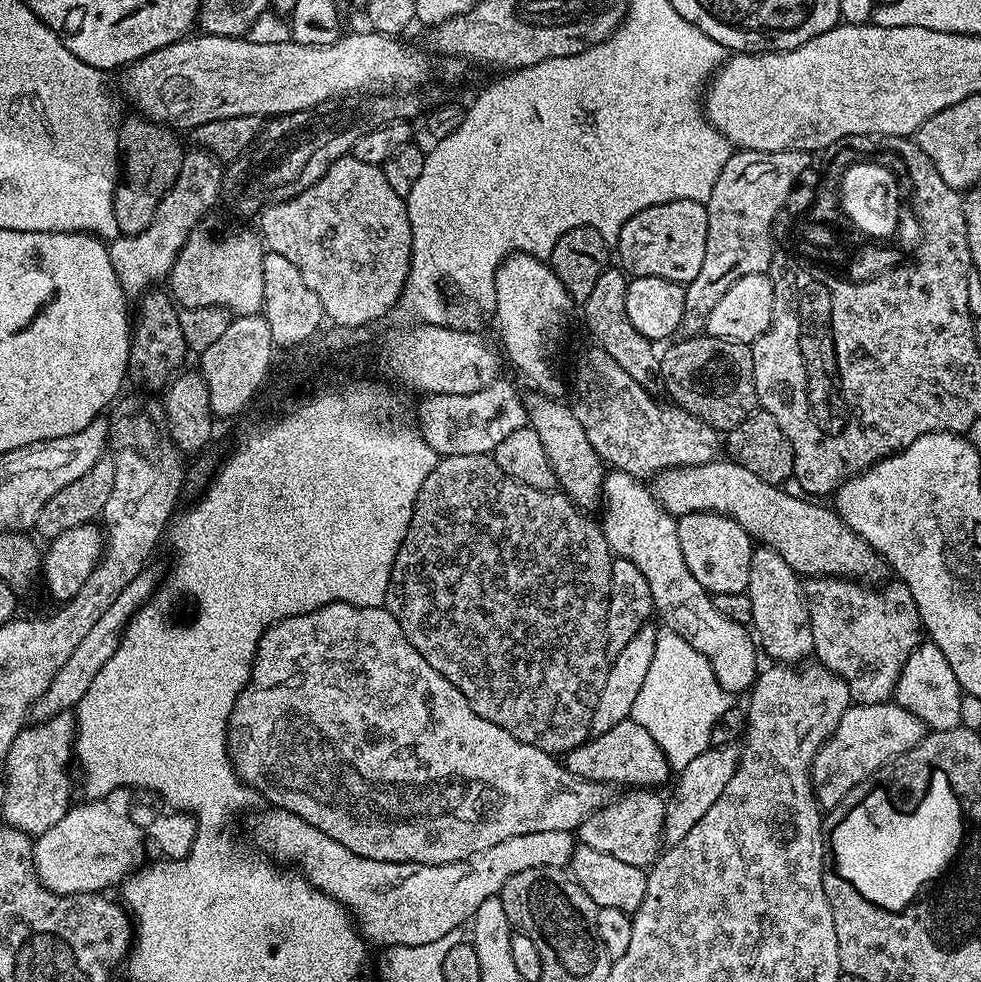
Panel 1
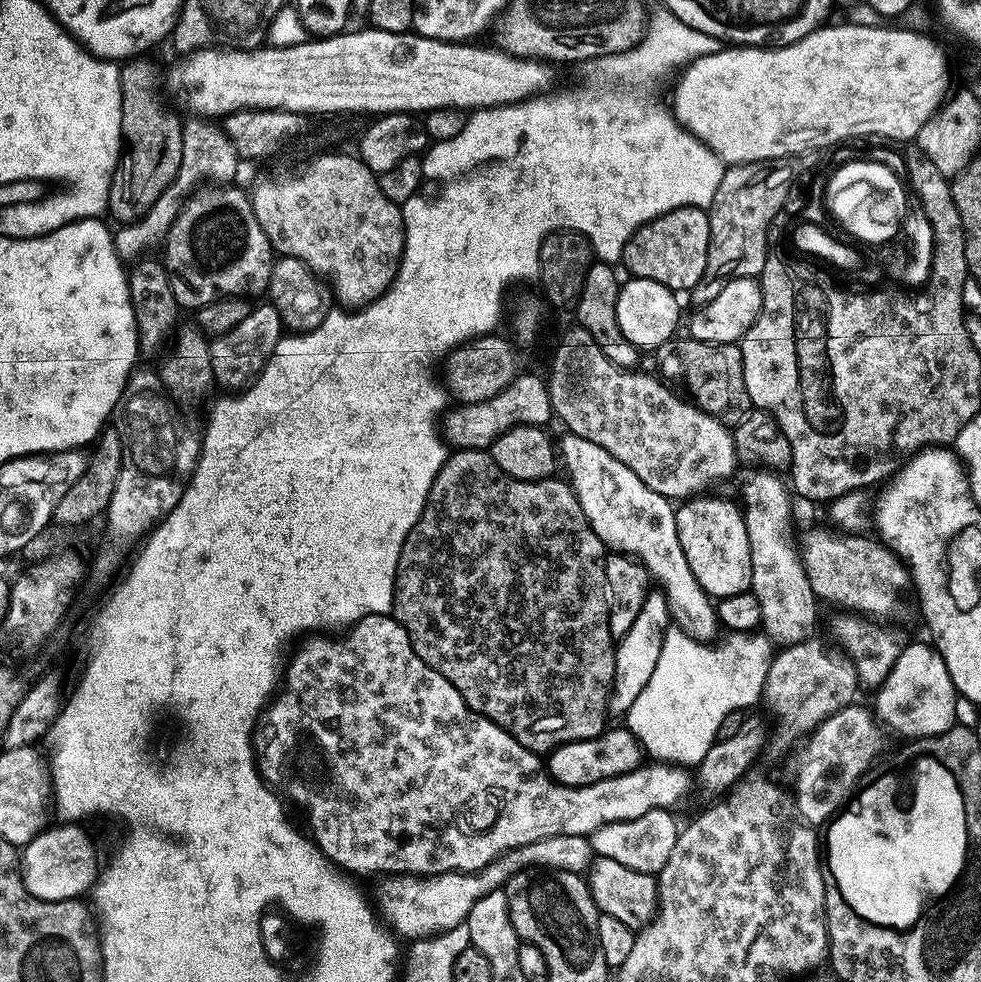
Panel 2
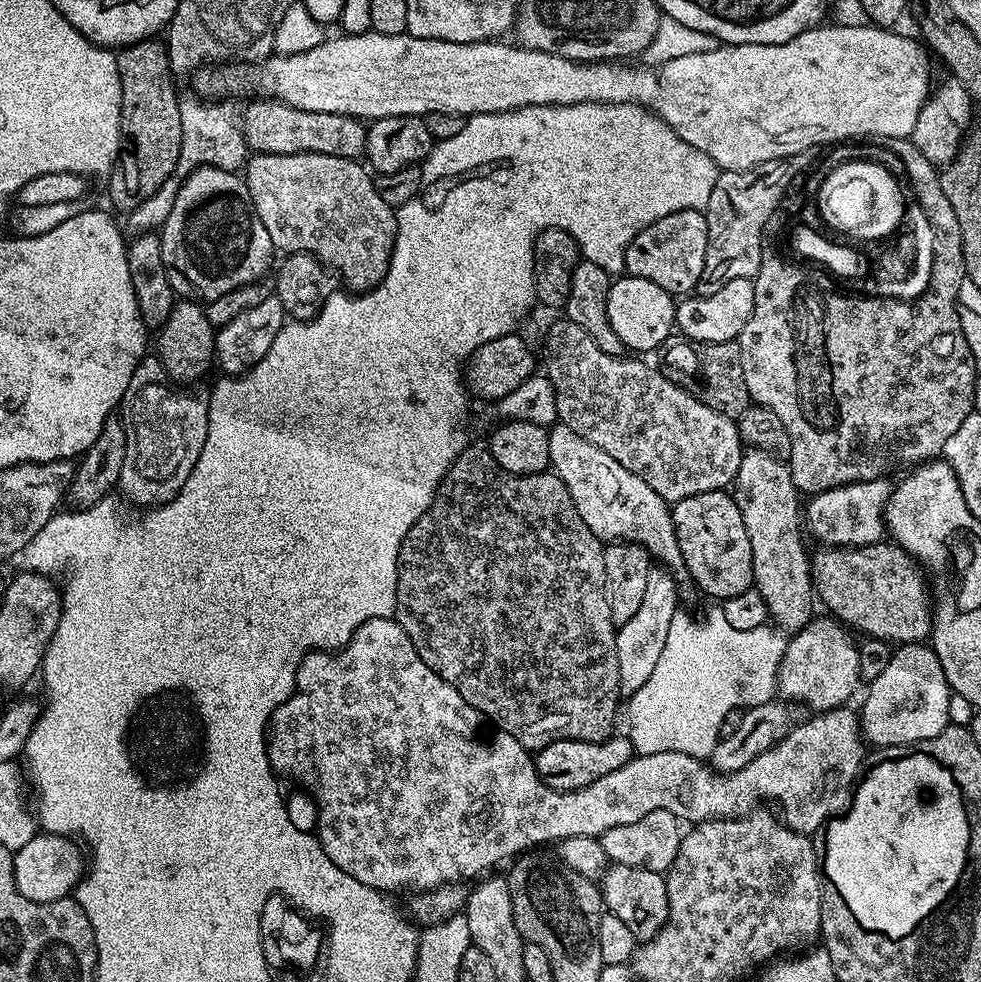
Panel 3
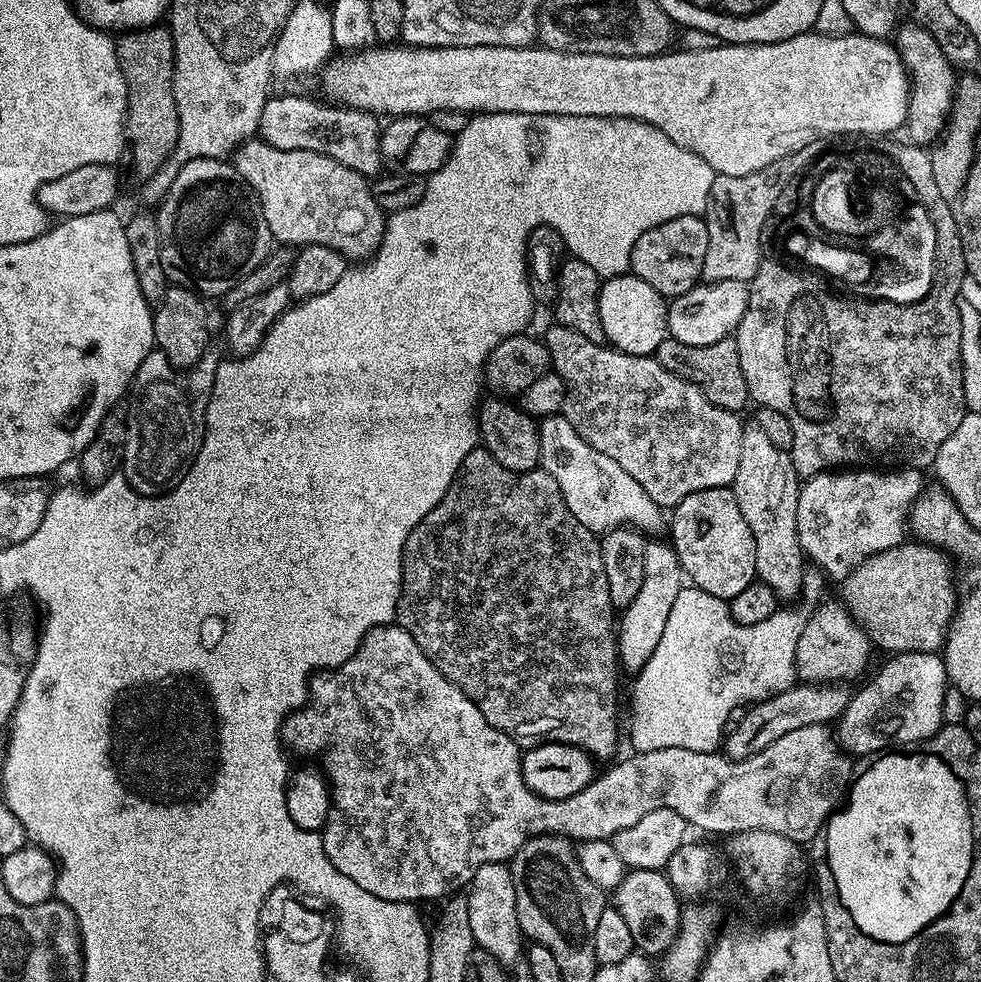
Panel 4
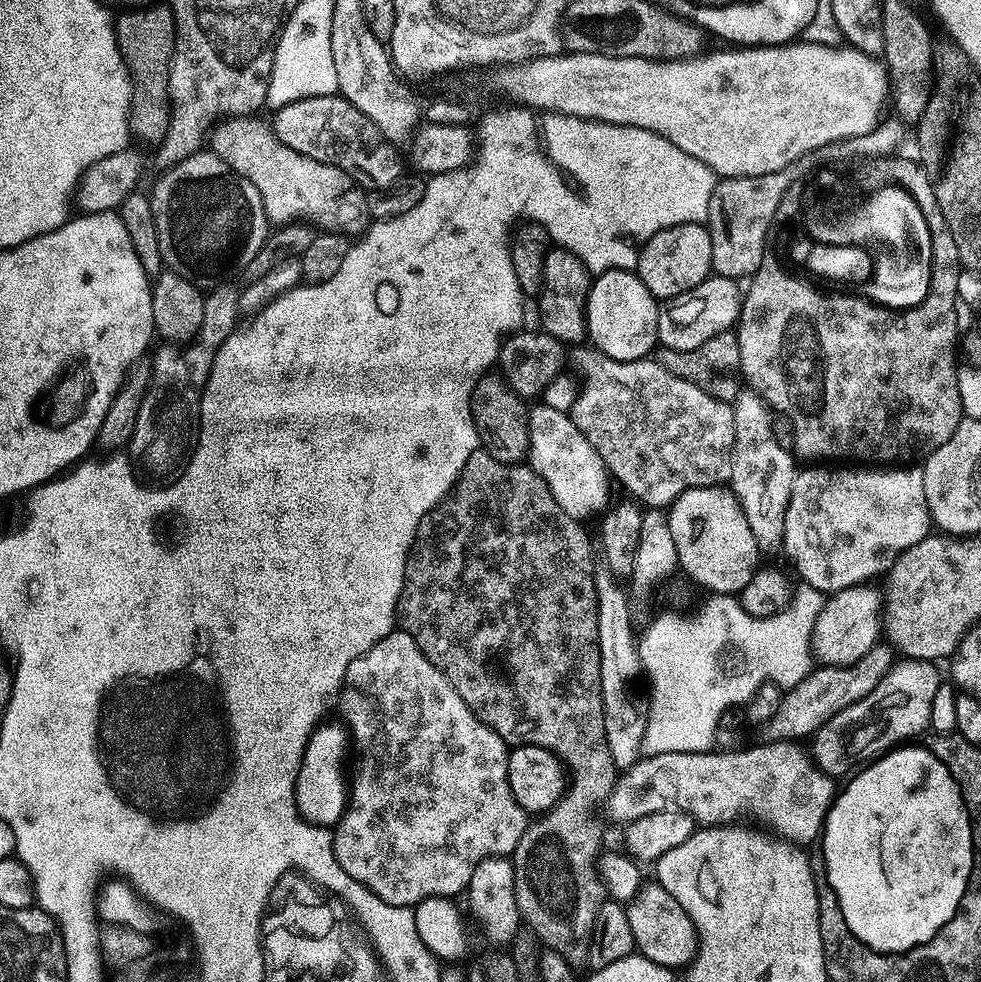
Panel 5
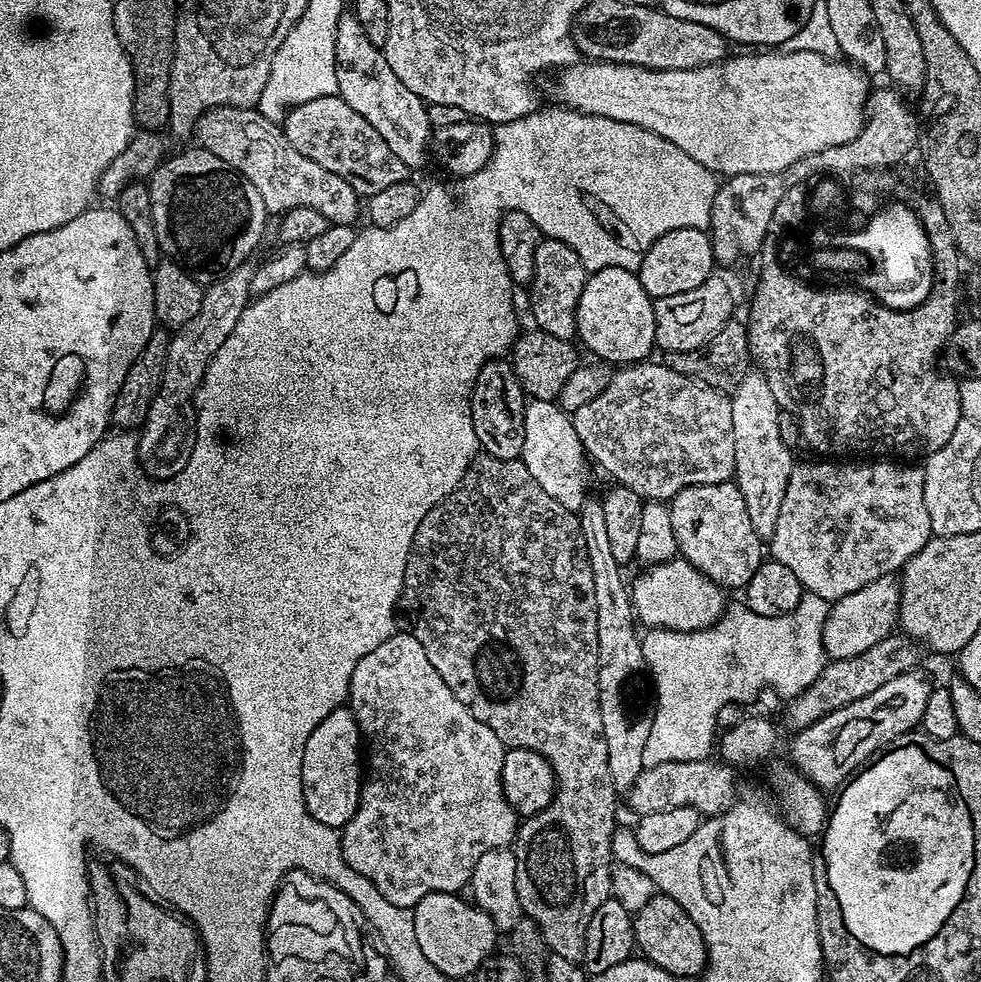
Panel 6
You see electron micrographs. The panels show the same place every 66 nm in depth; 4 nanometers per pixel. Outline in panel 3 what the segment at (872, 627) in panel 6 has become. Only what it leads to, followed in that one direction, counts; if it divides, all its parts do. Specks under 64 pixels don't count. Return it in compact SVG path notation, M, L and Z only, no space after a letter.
M817 615L808 621L808 625L801 628L789 639L786 650L782 656L780 669L776 675L776 686L779 695L785 701L795 702L797 705L805 704L808 708L813 708L813 713L829 712L831 708L838 708L849 703L848 699L856 692L856 687L862 684L860 674L860 649L848 637L849 629L841 621L831 615Z

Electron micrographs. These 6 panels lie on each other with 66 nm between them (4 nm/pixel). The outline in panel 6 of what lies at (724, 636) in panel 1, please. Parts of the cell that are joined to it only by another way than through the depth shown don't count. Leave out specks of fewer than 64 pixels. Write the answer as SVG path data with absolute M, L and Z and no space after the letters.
M529 399L524 405L524 441L522 454L526 470L534 477L534 482L554 498L554 502L562 502L566 510L579 513L585 500L589 499L588 464L590 457L585 452L578 434L574 430L569 413L553 400Z

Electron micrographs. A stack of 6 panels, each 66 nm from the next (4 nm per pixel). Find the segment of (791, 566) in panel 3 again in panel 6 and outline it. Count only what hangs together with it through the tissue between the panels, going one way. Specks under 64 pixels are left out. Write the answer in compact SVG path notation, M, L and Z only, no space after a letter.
M749 371L730 396L734 418L734 482L740 487L746 502L746 514L750 514L750 526L761 538L770 538L774 526L778 526L778 510L782 510L782 498L786 495L786 482L794 467L793 449L782 442L778 418L782 409L772 394L766 378L759 371Z

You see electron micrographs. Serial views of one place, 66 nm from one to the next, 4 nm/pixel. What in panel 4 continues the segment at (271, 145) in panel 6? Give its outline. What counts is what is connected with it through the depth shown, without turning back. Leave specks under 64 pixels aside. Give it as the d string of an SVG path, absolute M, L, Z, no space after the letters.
M259 138L244 141L234 153L234 167L239 176L252 188L260 201L260 212L266 218L273 241L280 246L321 244L338 250L349 261L363 262L373 255L384 237L386 214L378 206L372 193L372 184L350 166L334 162L310 150L278 150Z

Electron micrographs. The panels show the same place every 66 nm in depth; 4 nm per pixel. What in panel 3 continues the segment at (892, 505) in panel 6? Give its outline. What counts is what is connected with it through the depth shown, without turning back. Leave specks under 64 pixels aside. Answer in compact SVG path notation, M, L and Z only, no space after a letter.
M887 479L859 480L843 484L825 492L815 493L806 504L806 528L820 539L824 546L861 548L878 544L885 539L884 508L892 496L893 485Z

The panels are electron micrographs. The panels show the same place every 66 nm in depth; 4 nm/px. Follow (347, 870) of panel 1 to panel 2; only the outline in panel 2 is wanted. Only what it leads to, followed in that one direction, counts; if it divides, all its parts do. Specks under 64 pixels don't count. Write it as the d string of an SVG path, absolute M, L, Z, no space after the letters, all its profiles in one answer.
M558 834L557 836L551 836L550 838L538 838L538 842L530 842L526 846L518 846L517 848L510 849L509 852L503 852L497 860L492 860L489 864L481 868L479 872L443 872L442 874L438 874L437 876L409 876L407 874L392 874L387 878L381 879L384 880L380 884L380 908L378 904L378 912L382 917L383 923L387 925L389 929L397 937L405 938L408 942L413 942L416 940L421 940L424 937L437 936L440 933L451 930L454 927L458 927L460 924L465 923L468 919L468 915L470 914L470 910L474 906L474 902L478 902L478 898L482 898L486 894L490 894L491 892L495 892L497 890L503 889L504 885L508 883L508 879L512 877L516 872L523 872L525 870L551 870L553 873L557 872L579 872L581 874L587 873L589 865L592 864L594 859L594 853L592 850L592 841L589 837L586 836L575 836L574 834Z

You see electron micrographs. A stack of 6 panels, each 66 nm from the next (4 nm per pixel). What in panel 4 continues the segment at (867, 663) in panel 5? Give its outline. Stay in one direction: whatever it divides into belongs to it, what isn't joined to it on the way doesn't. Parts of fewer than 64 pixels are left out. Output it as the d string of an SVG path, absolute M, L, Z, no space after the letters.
M797 682L785 692L769 696L767 700L753 703L748 708L746 718L738 722L738 730L727 733L722 744L723 755L729 760L745 760L778 742L785 734L793 730L802 730L802 726L815 724L831 725L839 721L854 695L853 689L844 682Z

